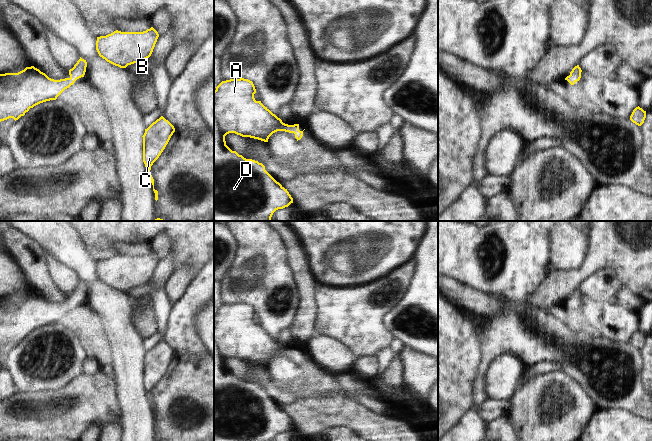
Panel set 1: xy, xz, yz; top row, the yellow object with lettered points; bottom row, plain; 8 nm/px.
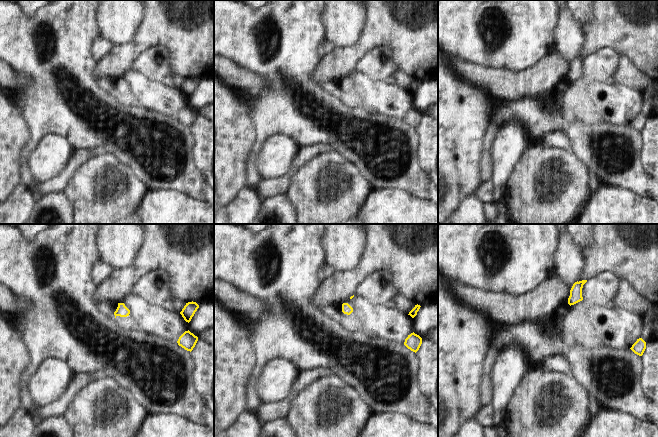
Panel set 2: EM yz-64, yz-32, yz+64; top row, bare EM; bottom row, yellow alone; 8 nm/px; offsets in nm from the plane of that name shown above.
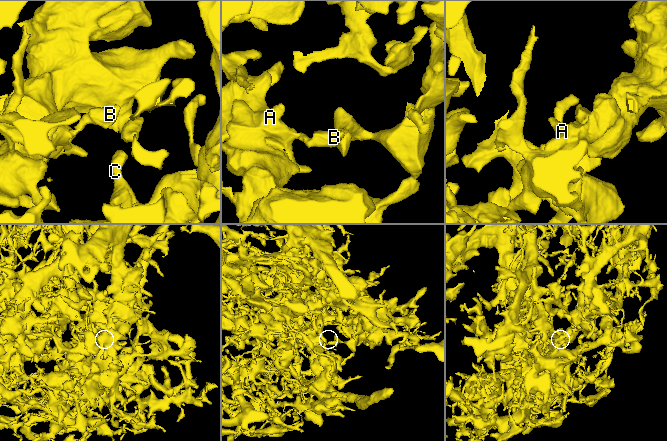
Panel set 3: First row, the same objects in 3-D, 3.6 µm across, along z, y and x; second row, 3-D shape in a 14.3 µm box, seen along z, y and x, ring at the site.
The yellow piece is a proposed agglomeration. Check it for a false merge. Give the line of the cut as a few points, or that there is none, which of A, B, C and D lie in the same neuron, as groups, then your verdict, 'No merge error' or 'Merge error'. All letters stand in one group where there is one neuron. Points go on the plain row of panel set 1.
No split. Groups: A B C D. No merge error

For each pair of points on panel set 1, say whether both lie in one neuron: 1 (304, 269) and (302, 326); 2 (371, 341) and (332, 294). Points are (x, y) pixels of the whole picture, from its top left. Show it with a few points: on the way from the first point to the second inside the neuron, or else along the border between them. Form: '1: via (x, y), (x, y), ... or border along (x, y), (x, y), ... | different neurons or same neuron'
1: via (306, 283), (307, 312) | same neuron
2: via (361, 329), (340, 306) | same neuron

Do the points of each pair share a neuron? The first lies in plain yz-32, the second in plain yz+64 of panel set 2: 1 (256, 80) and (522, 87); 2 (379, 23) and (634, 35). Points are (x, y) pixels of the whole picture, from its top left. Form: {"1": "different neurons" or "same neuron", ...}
{"1": "same neuron", "2": "same neuron"}

